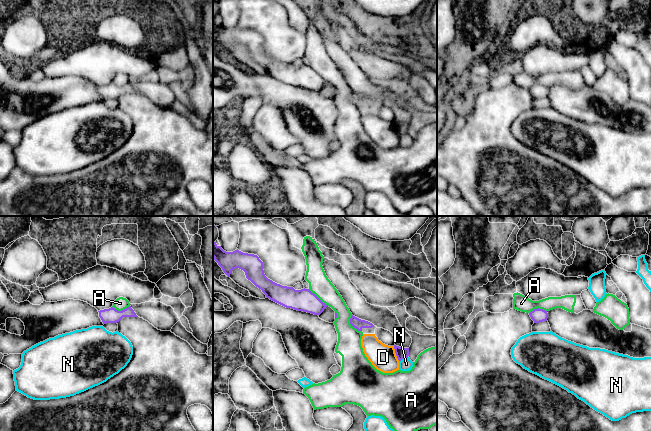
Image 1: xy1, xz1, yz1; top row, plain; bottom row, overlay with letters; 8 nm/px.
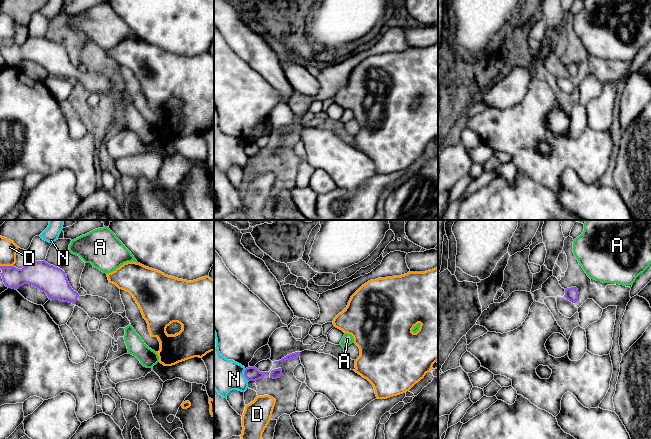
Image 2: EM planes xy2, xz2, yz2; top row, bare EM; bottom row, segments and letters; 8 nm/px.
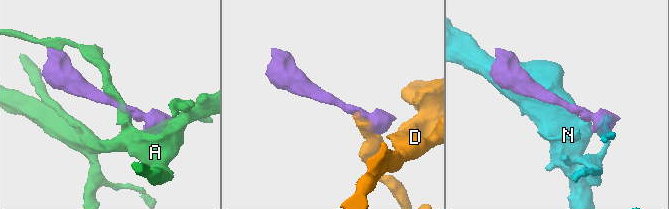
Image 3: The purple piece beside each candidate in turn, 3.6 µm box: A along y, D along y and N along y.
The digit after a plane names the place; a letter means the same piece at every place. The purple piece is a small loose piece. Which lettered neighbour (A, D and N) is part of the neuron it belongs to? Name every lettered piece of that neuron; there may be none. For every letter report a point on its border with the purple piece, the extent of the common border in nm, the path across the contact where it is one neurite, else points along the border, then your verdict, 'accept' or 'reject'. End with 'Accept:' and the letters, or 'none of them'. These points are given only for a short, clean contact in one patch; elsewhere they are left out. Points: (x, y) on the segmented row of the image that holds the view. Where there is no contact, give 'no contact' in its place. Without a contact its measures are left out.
A: xz1 (352, 325) | 160 nm | reject
D: xz1 (395, 352) | 130 nm | reject
N: xz2 (244, 375) | 110 nm | reject
Accept: none of them

